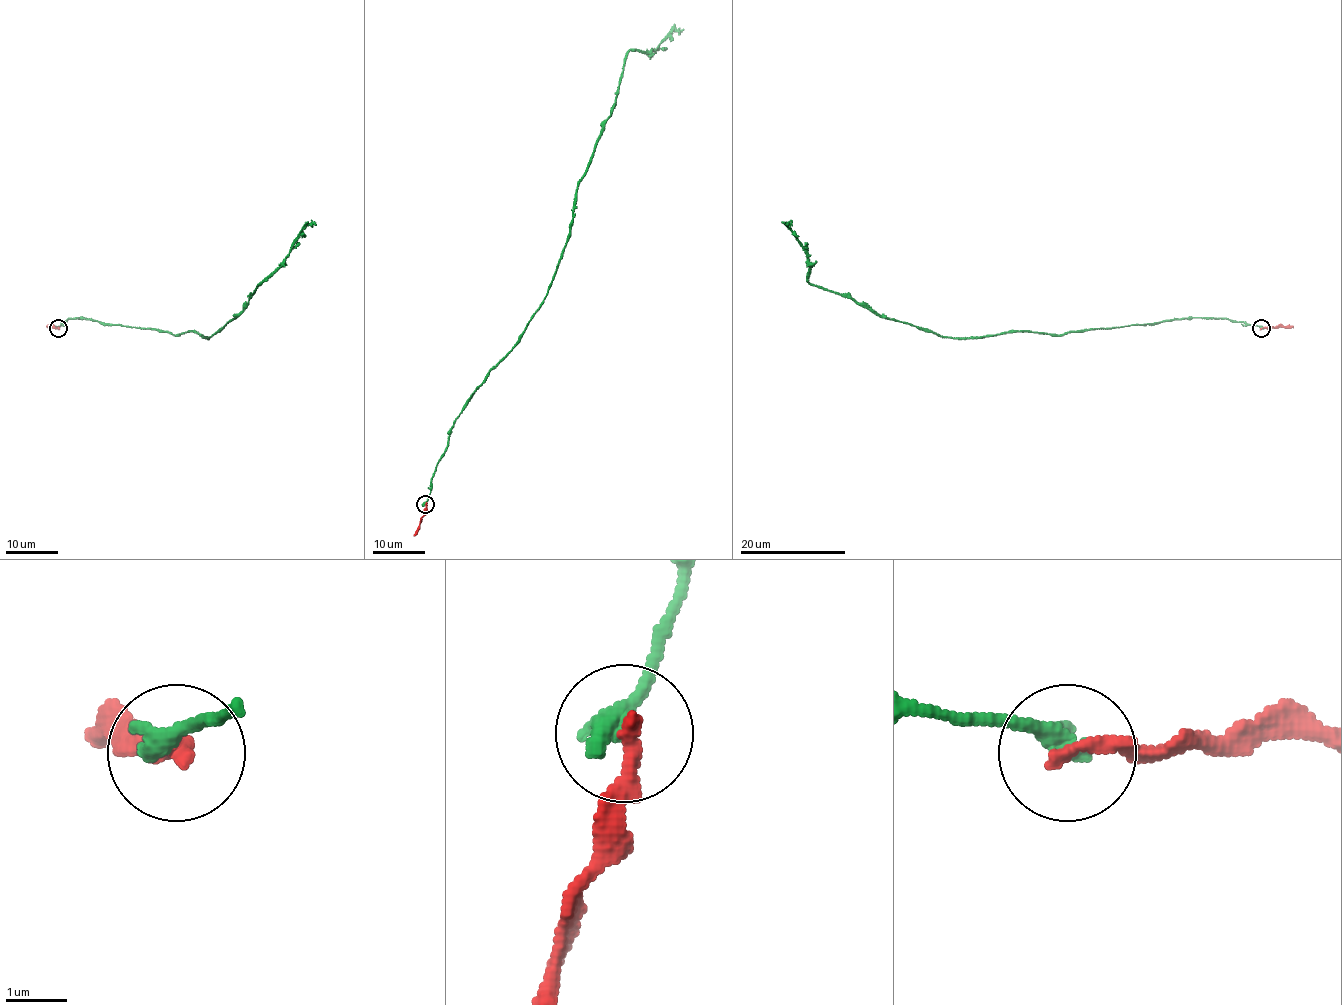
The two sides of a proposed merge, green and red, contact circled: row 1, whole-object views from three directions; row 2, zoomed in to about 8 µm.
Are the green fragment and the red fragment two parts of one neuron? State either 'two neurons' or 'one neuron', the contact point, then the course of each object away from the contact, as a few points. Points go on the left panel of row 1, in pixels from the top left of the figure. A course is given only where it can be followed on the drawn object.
two neurons; at (58, 328); green runs (58, 328), (67, 319), (81, 317), (211, 336), (248, 304), (306, 227), (316, 225); red runs (58, 328), (46, 326)

